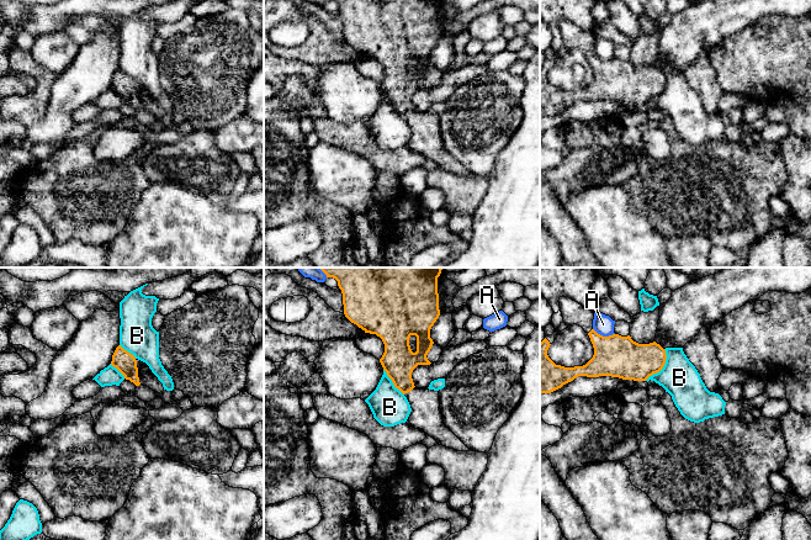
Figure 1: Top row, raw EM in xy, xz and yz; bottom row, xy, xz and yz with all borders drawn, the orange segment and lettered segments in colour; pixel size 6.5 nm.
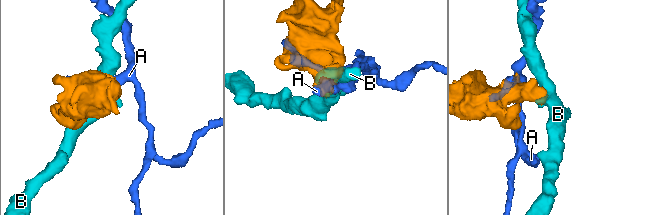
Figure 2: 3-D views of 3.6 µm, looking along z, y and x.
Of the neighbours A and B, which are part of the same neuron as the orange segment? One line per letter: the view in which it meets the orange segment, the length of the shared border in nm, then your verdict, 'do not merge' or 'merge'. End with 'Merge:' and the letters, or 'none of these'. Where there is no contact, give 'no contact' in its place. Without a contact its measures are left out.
A: yz | 150 nm | do not merge
B: yz | 240 nm | do not merge
Merge: none of these

